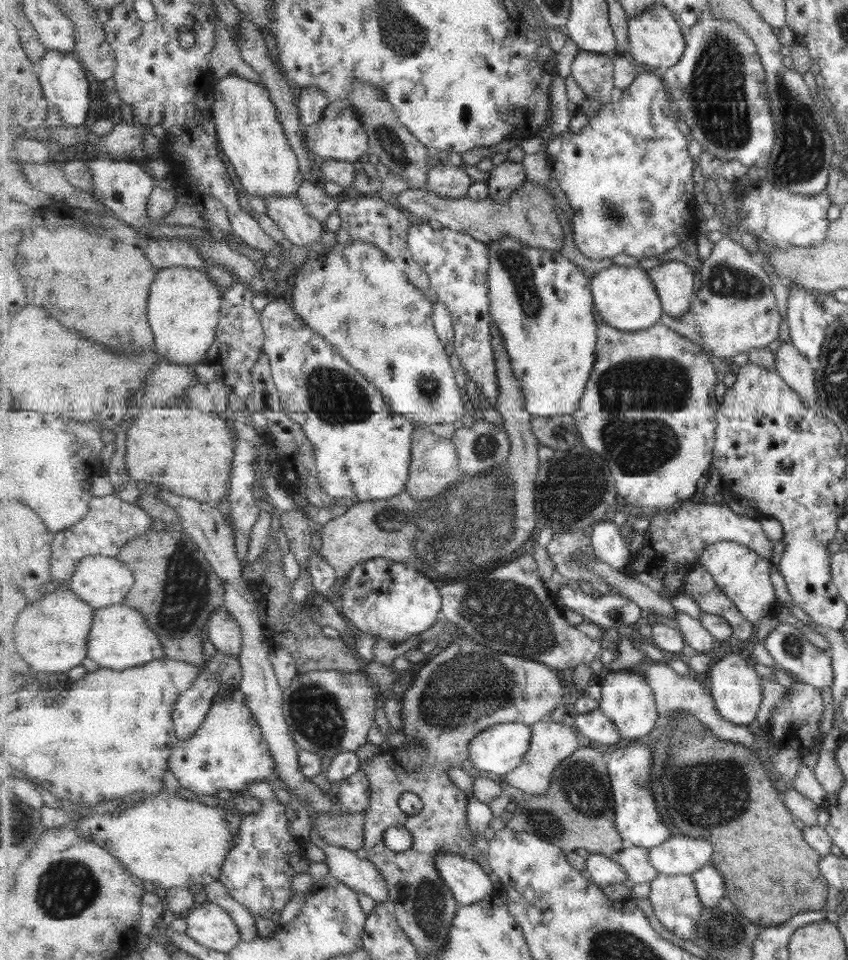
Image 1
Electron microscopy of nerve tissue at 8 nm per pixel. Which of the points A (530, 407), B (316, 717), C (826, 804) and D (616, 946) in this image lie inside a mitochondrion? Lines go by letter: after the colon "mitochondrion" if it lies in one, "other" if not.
A: other
B: mitochondrion
C: other
D: mitochondrion

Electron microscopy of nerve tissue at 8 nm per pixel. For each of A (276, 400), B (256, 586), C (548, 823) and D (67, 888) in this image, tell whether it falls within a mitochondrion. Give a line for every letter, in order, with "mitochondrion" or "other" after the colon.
A: other
B: other
C: mitochondrion
D: mitochondrion

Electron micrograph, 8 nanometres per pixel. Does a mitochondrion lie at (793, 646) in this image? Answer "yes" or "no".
yes

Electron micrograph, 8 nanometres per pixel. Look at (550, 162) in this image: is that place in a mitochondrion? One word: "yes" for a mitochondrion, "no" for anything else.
no

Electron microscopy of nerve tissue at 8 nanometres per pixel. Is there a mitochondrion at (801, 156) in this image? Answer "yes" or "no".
yes

